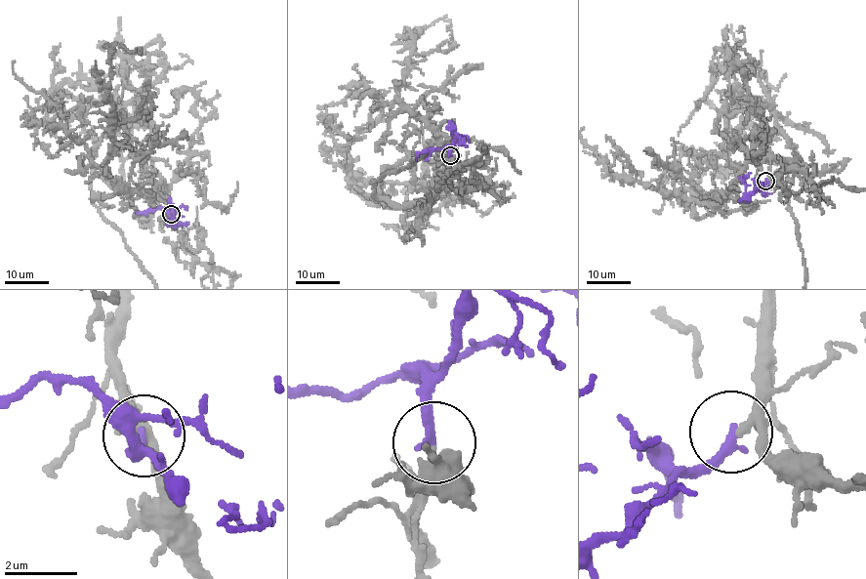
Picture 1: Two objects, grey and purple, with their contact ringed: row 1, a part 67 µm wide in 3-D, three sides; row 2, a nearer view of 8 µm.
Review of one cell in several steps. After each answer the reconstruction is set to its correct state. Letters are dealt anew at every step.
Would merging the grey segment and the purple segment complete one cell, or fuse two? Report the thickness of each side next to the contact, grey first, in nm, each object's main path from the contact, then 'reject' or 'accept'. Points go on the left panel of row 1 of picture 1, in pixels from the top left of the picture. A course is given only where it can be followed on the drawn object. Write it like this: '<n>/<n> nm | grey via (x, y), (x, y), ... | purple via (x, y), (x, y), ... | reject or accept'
200/280 nm | grey via (171, 214), (168, 194), (145, 197), (98, 176), (90, 179), (91, 201), (155, 285) | purple via (171, 214), (176, 222), (172, 211), (182, 205), (186, 207) | accept

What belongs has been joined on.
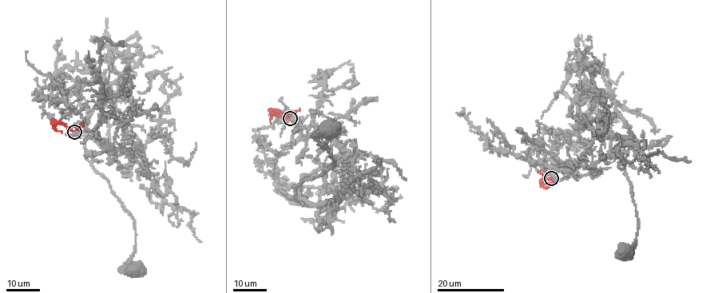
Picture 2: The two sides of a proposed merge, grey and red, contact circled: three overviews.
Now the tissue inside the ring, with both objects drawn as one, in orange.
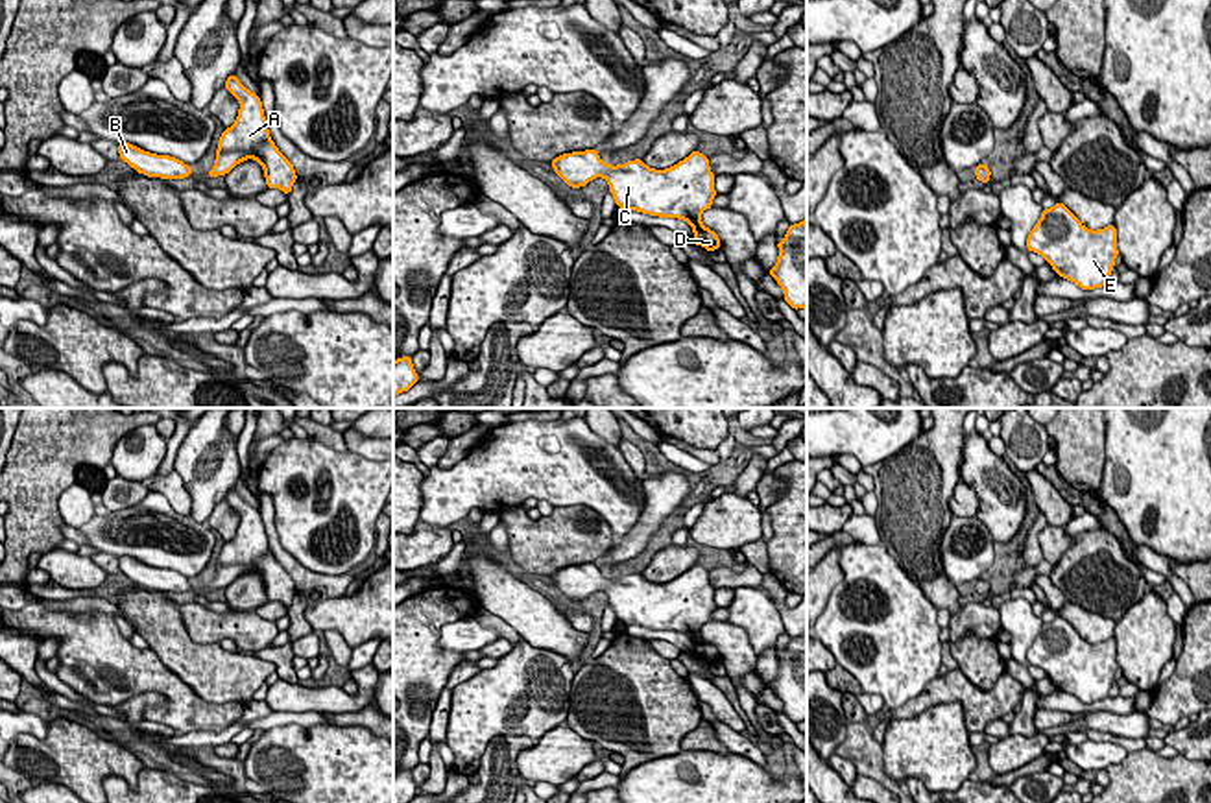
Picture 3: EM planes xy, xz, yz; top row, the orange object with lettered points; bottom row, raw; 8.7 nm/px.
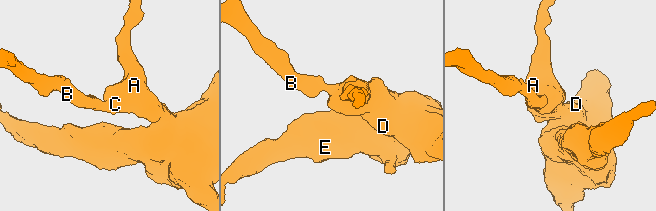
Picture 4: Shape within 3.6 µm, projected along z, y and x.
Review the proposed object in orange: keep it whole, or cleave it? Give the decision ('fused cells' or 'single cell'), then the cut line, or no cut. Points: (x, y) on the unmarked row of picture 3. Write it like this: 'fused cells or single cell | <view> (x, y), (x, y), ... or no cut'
single cell | no cut

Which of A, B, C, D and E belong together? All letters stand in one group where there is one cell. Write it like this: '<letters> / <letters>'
A B C D E

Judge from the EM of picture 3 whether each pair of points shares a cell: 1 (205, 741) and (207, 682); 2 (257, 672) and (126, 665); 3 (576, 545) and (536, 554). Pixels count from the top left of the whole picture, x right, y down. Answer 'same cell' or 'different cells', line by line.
1: different cells
2: different cells
3: same cell

